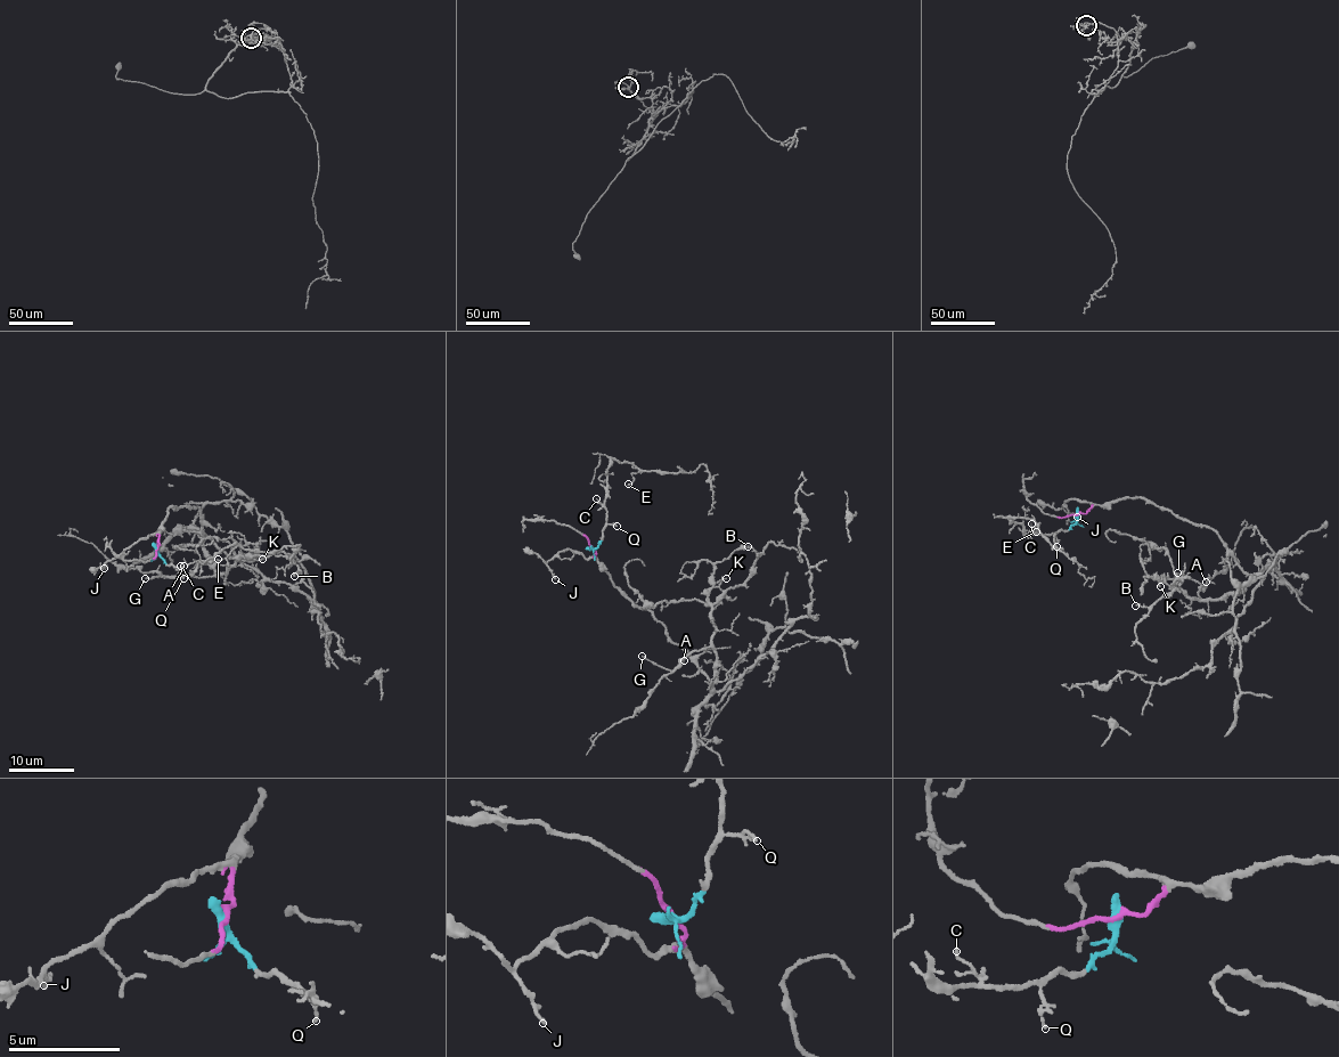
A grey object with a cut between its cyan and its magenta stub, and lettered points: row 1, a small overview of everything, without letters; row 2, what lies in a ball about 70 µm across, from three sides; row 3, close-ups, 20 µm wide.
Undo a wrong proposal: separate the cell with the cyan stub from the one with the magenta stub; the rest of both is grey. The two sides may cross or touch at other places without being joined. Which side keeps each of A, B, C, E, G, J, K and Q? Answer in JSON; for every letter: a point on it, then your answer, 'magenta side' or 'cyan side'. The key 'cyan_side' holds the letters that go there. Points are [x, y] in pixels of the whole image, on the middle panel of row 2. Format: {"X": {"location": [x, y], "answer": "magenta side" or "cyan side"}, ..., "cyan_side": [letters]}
{"A": {"location": [684, 660], "answer": "magenta side"}, "B": {"location": [748, 546], "answer": "magenta side"}, "C": {"location": [596, 498], "answer": "cyan side"}, "E": {"location": [628, 484], "answer": "cyan side"}, "G": {"location": [642, 656], "answer": "magenta side"}, "J": {"location": [555, 579], "answer": "magenta side"}, "K": {"location": [726, 578], "answer": "magenta side"}, "Q": {"location": [617, 526], "answer": "cyan side"}, "cyan_side": ["C", "E", "Q"]}

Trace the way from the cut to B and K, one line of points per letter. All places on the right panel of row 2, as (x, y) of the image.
B: (1076, 514), (1146, 497), (1206, 525), (1252, 577), (1222, 598), (1190, 599), (1175, 584), (1150, 604), (1136, 604)
K: (1076, 514), (1146, 497), (1206, 525), (1252, 577), (1222, 598), (1197, 600), (1177, 586), (1160, 585)

